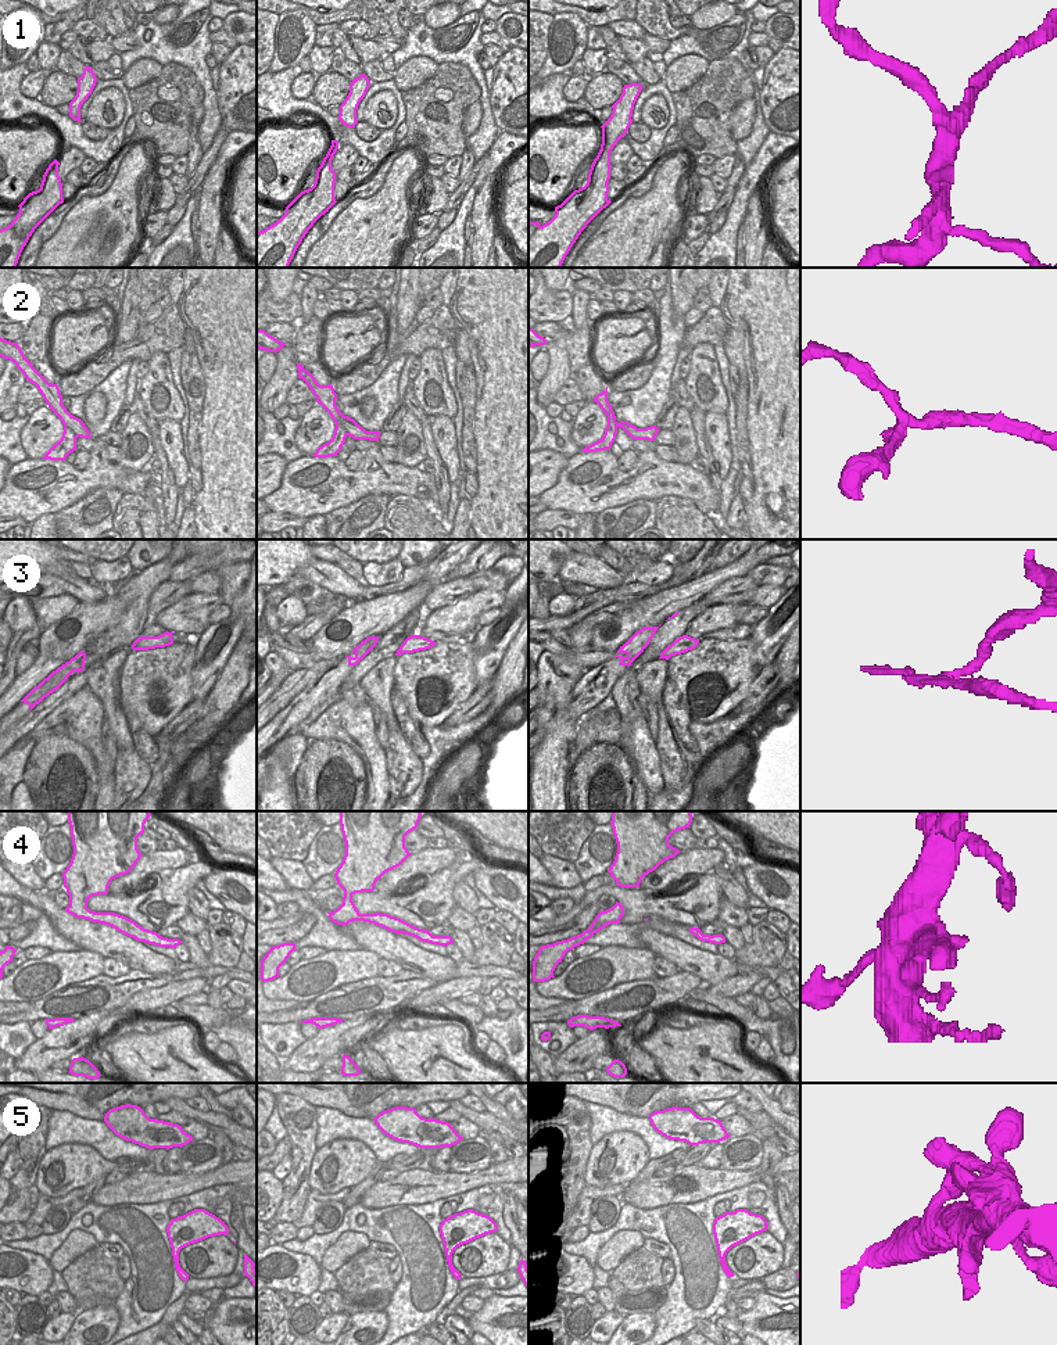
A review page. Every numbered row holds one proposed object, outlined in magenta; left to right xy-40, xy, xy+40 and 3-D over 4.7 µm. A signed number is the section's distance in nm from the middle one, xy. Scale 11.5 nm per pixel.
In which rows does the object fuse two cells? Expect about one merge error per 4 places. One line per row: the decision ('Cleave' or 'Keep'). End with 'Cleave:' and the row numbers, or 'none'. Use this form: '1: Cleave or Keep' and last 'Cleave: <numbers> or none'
1: Cleave
2: Keep
3: Cleave
4: Keep
5: Keep
Cleave: 1, 3.

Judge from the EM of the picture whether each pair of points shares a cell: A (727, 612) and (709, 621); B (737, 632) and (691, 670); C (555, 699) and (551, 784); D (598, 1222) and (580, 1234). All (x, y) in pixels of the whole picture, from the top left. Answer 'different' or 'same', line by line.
A: same
B: different
C: same
D: different

